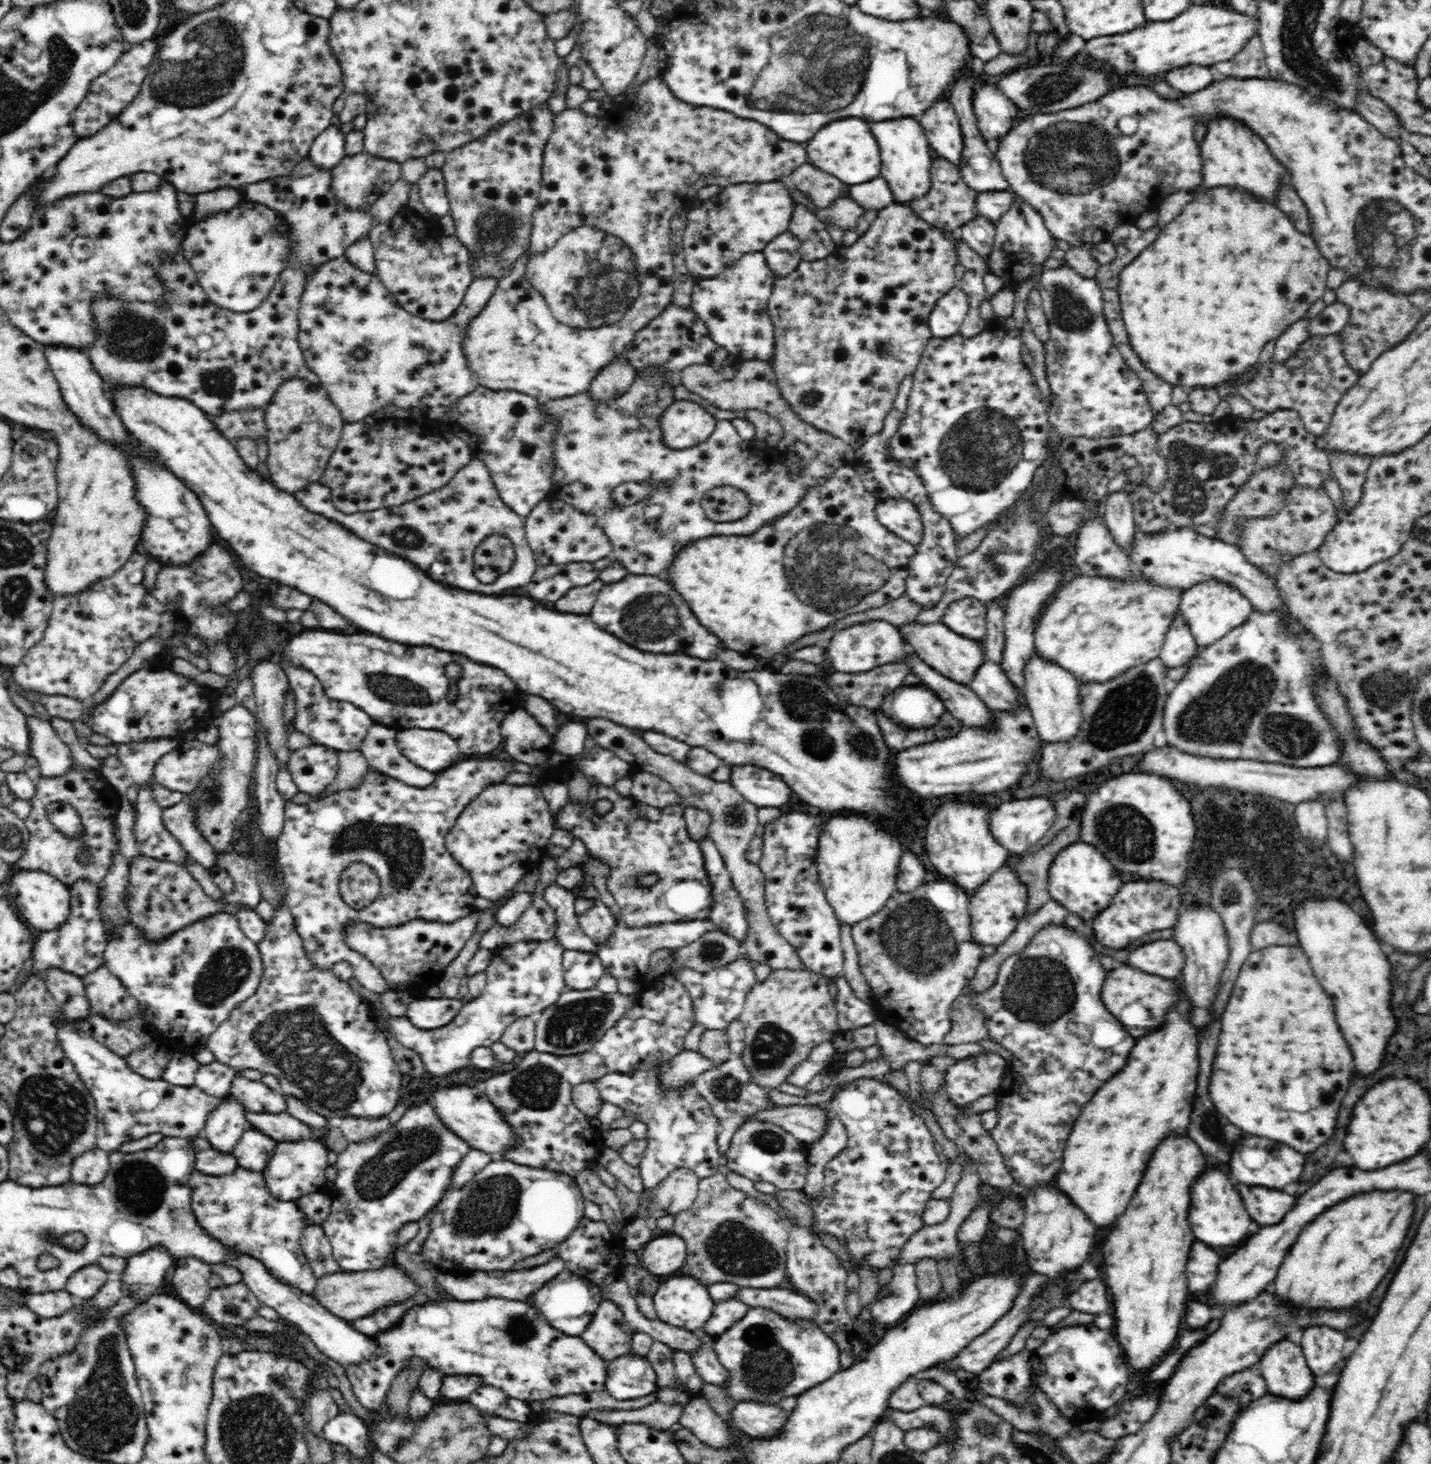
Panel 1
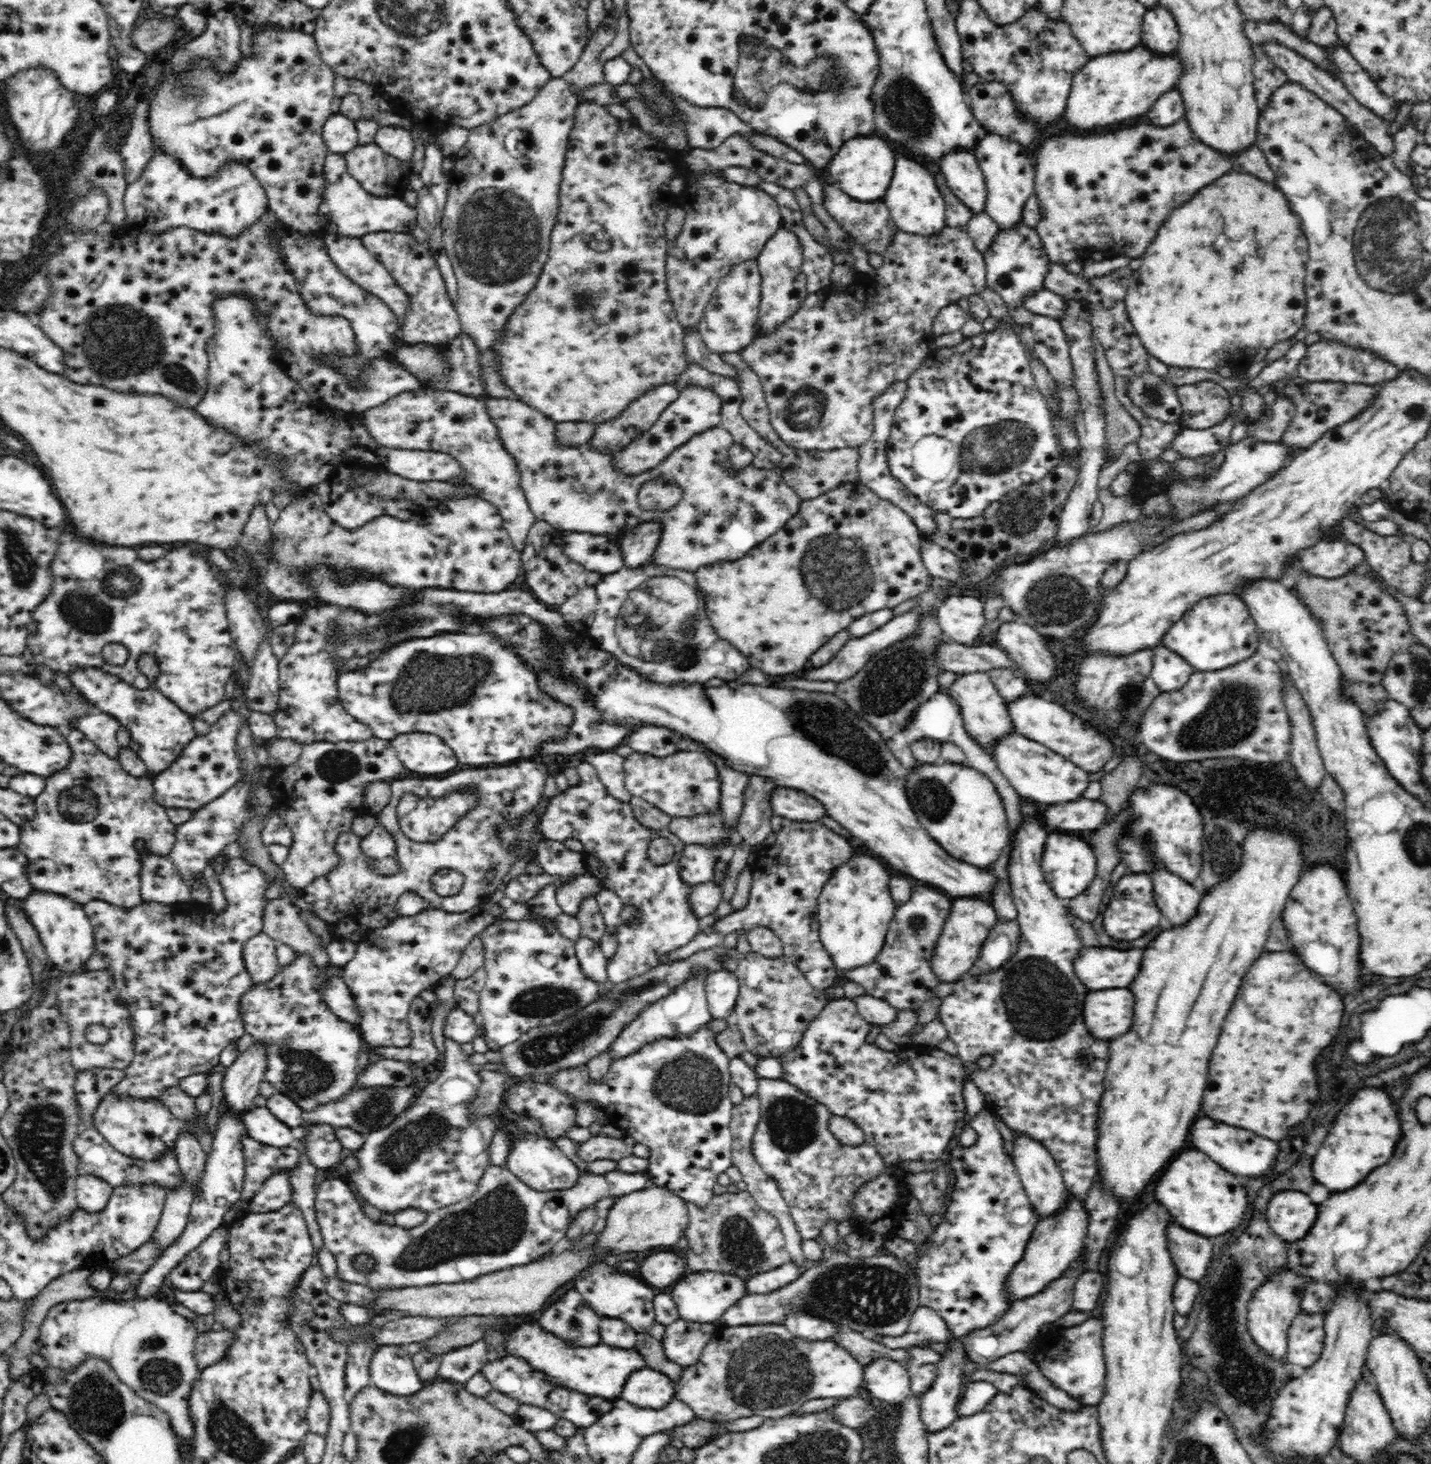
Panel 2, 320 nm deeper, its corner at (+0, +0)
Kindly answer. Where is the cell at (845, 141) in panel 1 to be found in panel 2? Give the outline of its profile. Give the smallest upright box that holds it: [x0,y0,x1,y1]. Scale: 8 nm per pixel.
[828,138,894,202]

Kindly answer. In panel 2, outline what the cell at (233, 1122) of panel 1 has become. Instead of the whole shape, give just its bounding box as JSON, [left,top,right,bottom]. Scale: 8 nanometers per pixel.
[222,1039,266,1115]

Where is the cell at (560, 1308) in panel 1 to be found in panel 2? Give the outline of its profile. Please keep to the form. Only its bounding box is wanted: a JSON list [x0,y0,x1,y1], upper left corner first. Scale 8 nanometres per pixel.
[538,1287,603,1347]

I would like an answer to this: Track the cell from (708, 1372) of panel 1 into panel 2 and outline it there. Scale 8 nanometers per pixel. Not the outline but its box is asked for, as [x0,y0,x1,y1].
[662,1319,716,1366]

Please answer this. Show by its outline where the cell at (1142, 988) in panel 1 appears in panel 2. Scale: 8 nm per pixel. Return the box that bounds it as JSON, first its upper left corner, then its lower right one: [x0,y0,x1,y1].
[1084,988,1134,1038]

